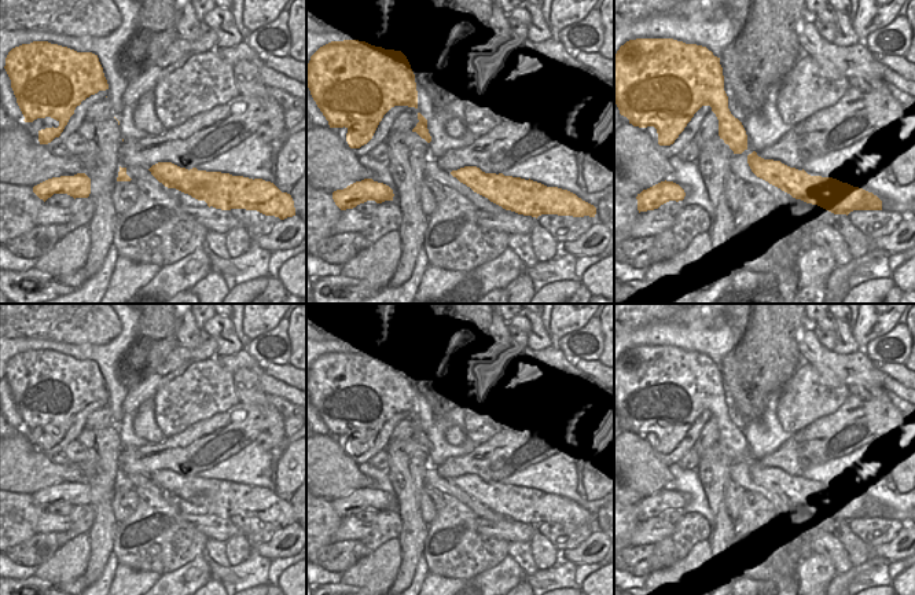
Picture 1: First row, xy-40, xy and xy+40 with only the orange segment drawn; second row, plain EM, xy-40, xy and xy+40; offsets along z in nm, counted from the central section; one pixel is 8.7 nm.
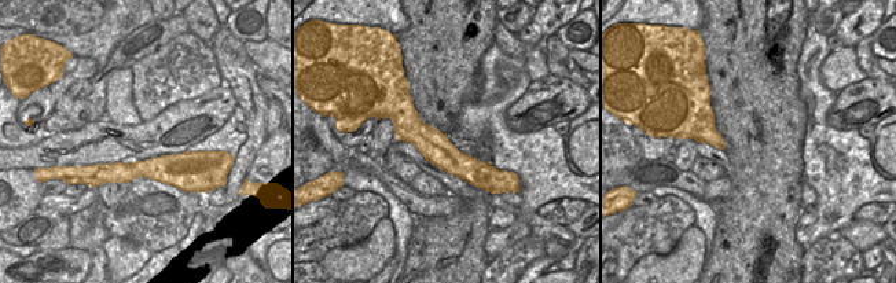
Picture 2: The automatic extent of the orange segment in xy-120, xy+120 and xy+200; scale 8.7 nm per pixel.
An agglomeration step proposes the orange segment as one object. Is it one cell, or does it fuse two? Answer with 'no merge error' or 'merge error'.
merge error

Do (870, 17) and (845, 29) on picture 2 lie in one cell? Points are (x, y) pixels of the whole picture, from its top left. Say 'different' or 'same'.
same

